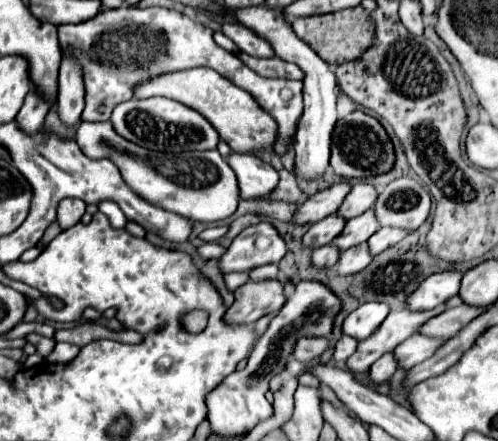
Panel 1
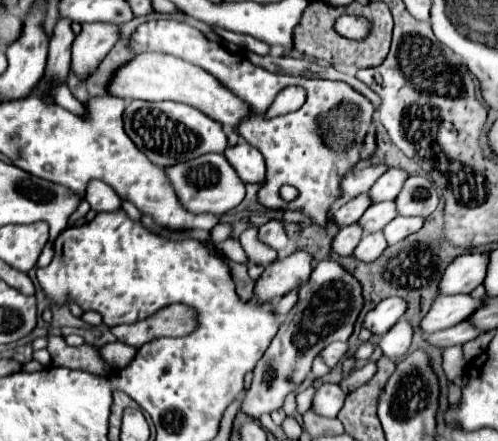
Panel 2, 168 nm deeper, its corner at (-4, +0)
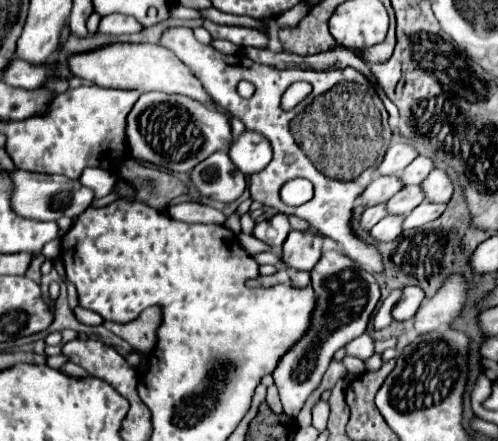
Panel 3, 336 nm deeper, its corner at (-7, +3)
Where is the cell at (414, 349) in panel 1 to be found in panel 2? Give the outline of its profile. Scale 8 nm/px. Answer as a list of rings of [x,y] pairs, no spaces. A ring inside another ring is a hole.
[[[463,321],[463,323],[457,323],[453,327],[449,327],[449,329],[443,329],[443,331],[437,331],[433,335],[429,335],[427,339],[433,345],[445,349],[445,347],[451,347],[451,345],[463,345],[463,343],[475,339],[477,335],[481,335],[481,331],[477,327],[473,327],[473,323]]]

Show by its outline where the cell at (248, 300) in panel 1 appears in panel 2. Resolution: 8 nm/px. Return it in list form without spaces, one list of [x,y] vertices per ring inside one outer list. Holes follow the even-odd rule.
[[[295,251],[285,259],[269,263],[255,285],[255,303],[267,303],[275,295],[285,295],[287,291],[305,285],[313,271],[313,257],[307,251]]]

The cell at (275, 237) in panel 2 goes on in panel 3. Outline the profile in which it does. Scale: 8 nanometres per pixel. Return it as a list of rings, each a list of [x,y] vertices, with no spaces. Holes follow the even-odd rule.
[[[276,214],[268,220],[262,220],[254,228],[254,236],[266,242],[270,248],[282,248],[288,232],[290,232],[290,224],[284,214]]]

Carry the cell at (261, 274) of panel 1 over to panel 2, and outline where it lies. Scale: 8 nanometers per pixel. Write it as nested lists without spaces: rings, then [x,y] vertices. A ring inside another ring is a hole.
[[[249,227],[239,235],[239,241],[253,265],[267,265],[277,259],[277,251],[257,239],[257,227]]]

